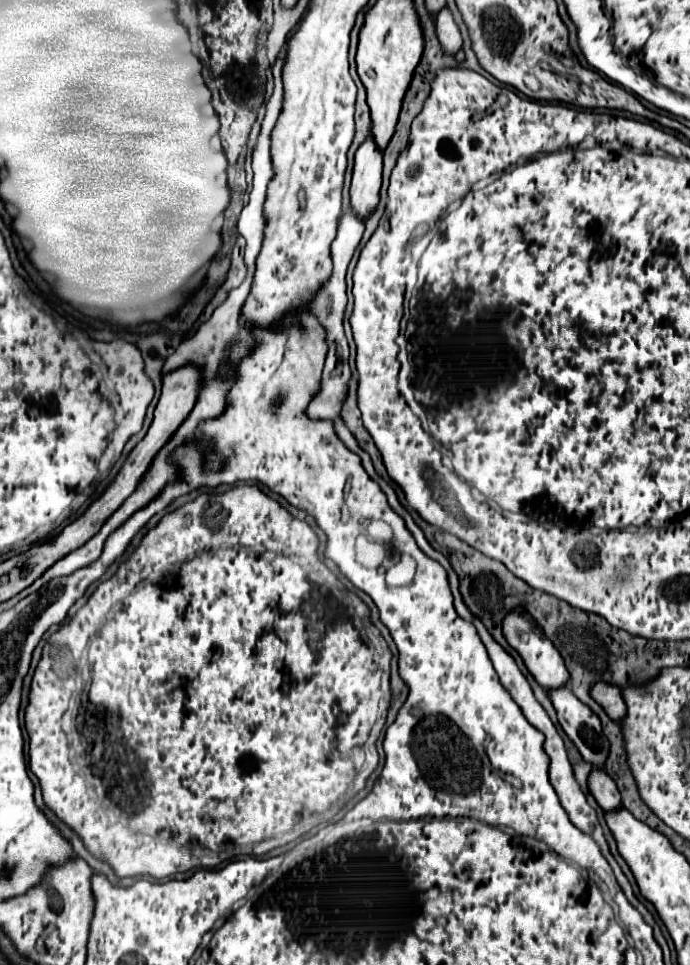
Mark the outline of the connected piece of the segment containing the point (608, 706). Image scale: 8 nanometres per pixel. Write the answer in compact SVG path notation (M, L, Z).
M597 682L595 686L591 686L591 698L595 698L595 702L615 722L625 714L625 702L621 698L621 690L615 686L607 686L605 682Z

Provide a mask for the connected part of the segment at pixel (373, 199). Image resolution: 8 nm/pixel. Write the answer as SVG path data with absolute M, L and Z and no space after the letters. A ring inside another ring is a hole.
M369 136L355 154L355 170L349 188L351 208L363 220L367 220L377 210L381 168L383 168L383 154L377 150L373 138Z

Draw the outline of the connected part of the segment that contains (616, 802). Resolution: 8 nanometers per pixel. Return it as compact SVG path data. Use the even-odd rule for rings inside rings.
M597 768L591 770L587 778L587 788L603 810L615 810L621 806L621 796L617 792L617 786L613 778L605 774L605 770L597 770Z

